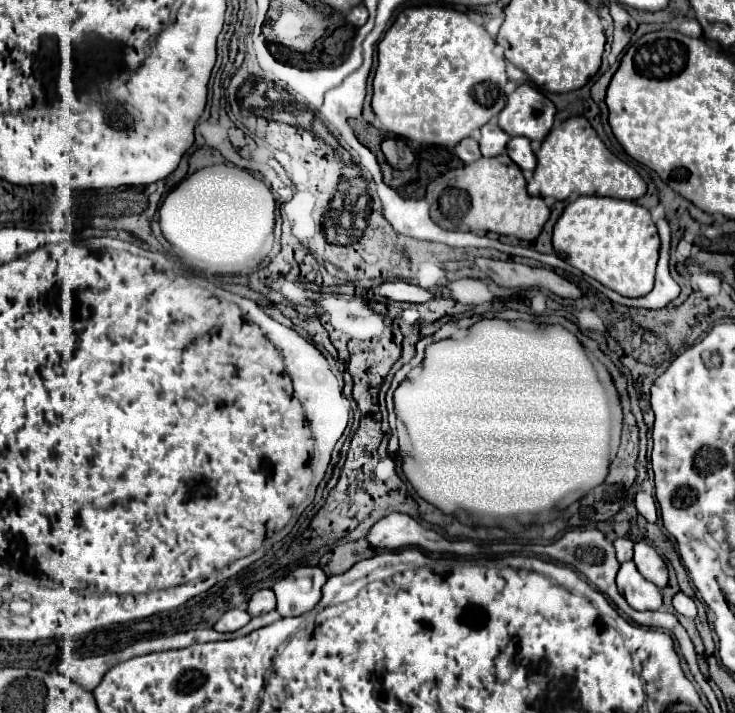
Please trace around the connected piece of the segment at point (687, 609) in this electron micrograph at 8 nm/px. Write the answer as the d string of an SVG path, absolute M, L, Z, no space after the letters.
M677 593L673 597L673 607L679 615L685 615L685 617L695 617L697 615L697 607L695 607L693 599L687 597L685 593Z

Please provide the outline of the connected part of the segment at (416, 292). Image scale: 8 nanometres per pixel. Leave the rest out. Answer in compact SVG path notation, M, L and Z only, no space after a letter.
M385 281L377 287L373 287L373 293L379 297L385 297L389 301L409 301L409 303L425 303L433 299L433 295L427 289L421 289L419 285L411 285L405 281Z

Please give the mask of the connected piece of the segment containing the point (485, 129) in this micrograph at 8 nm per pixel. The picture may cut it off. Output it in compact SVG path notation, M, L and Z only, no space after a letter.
M489 121L479 129L479 145L483 157L497 157L505 153L509 135L497 125L497 121Z

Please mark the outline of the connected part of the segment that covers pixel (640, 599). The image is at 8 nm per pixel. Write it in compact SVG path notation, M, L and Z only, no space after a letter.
M633 561L621 565L617 575L617 587L625 601L637 611L659 611L663 605L661 591L657 589L657 585L645 581Z

